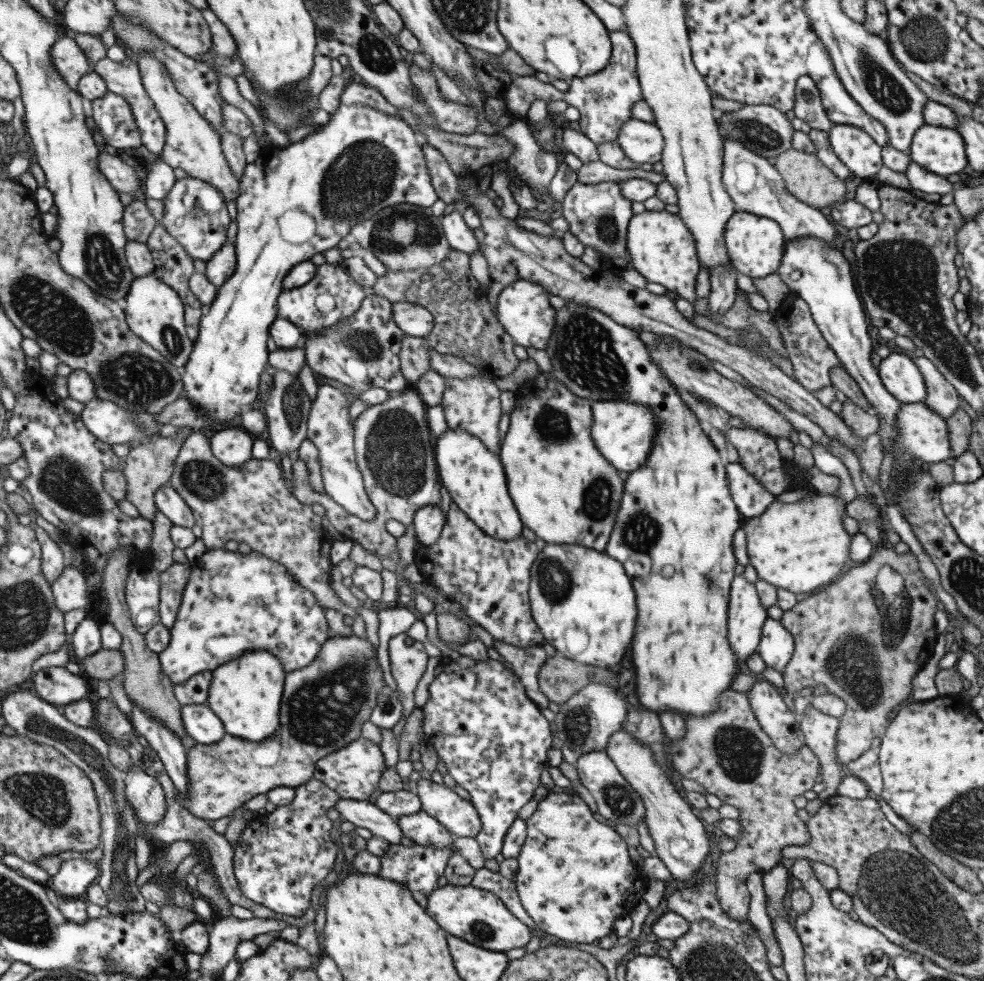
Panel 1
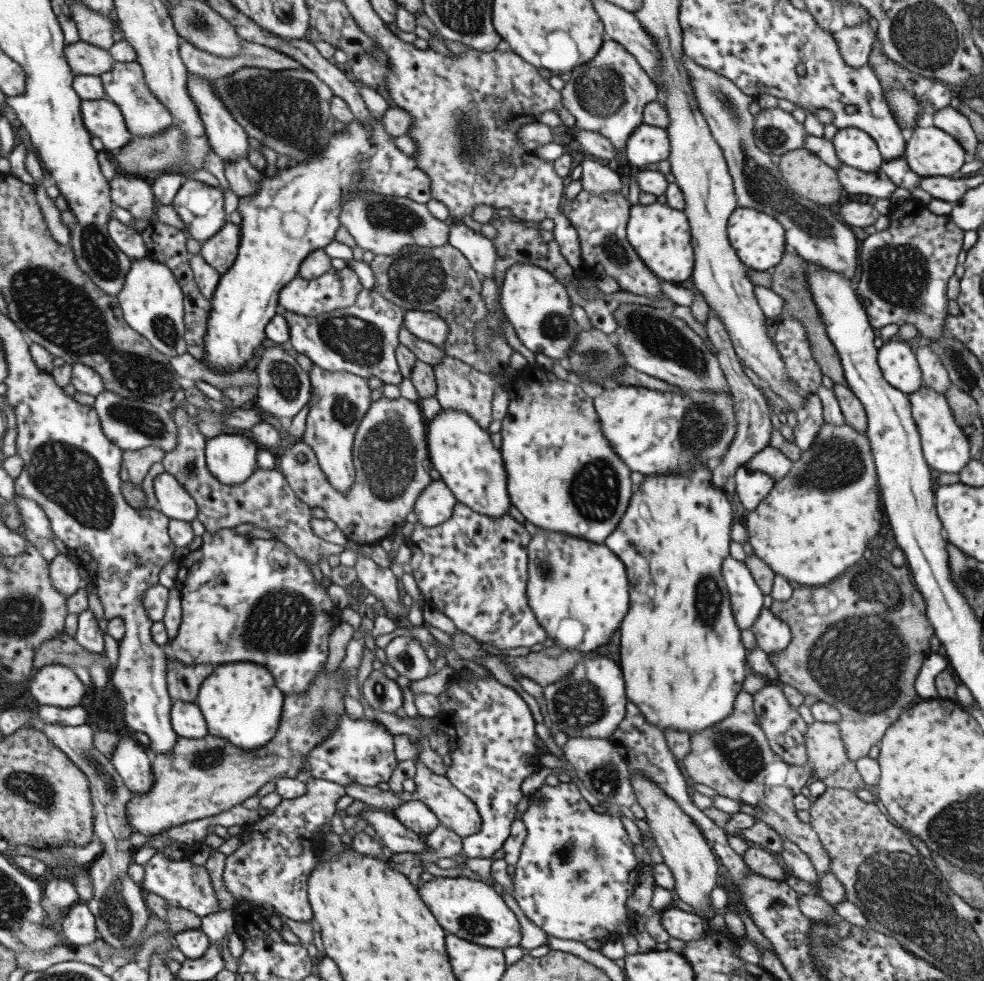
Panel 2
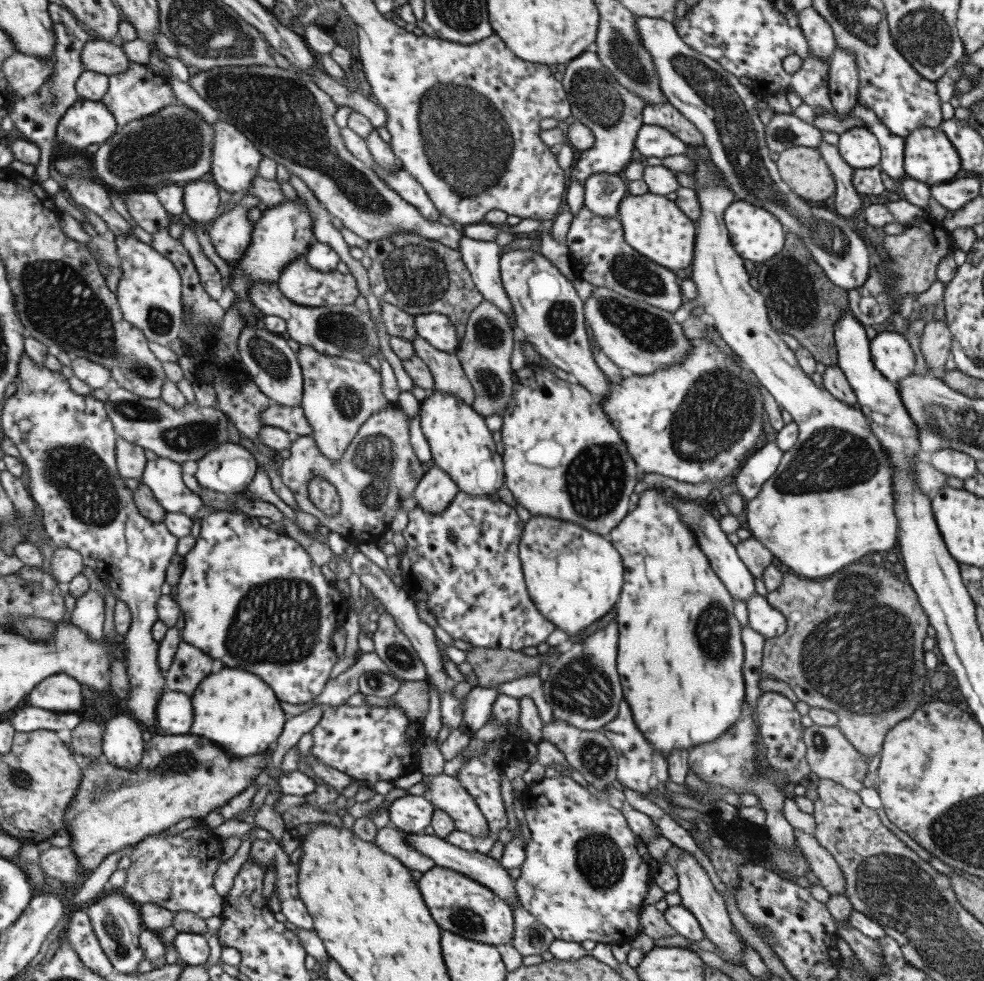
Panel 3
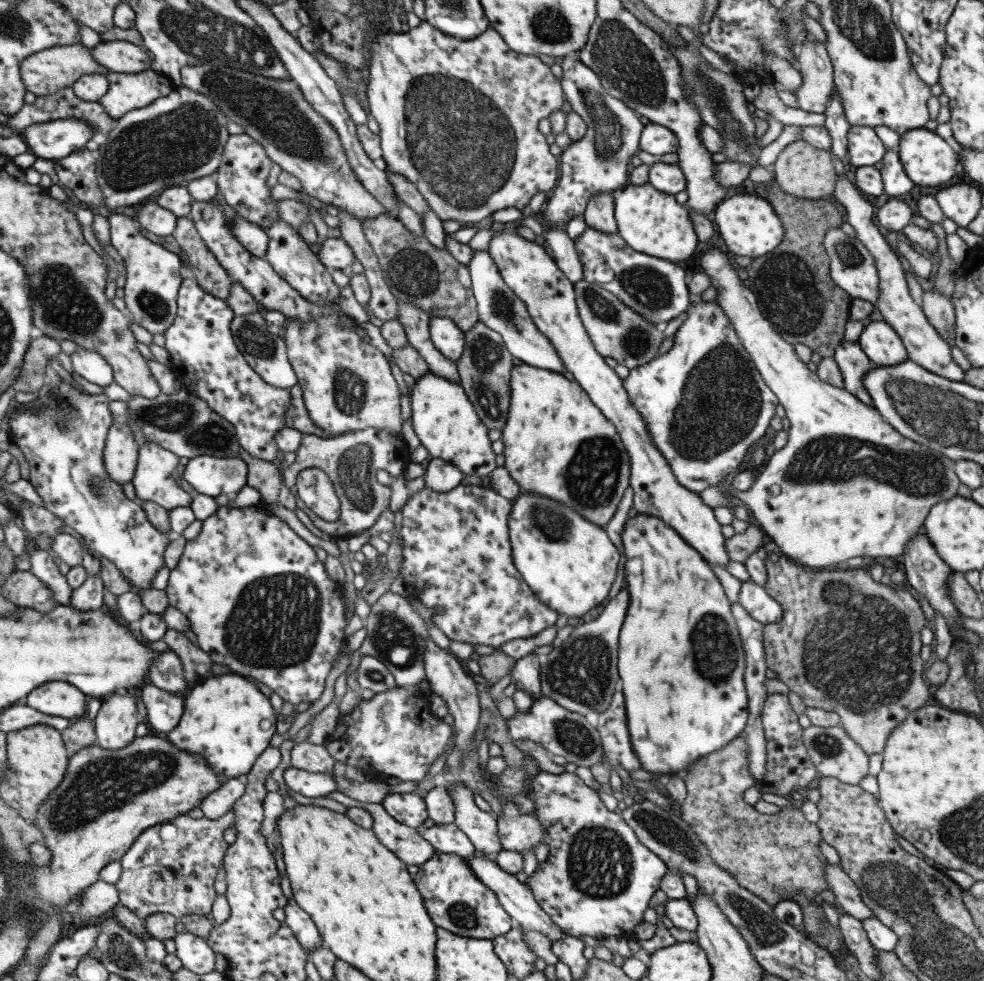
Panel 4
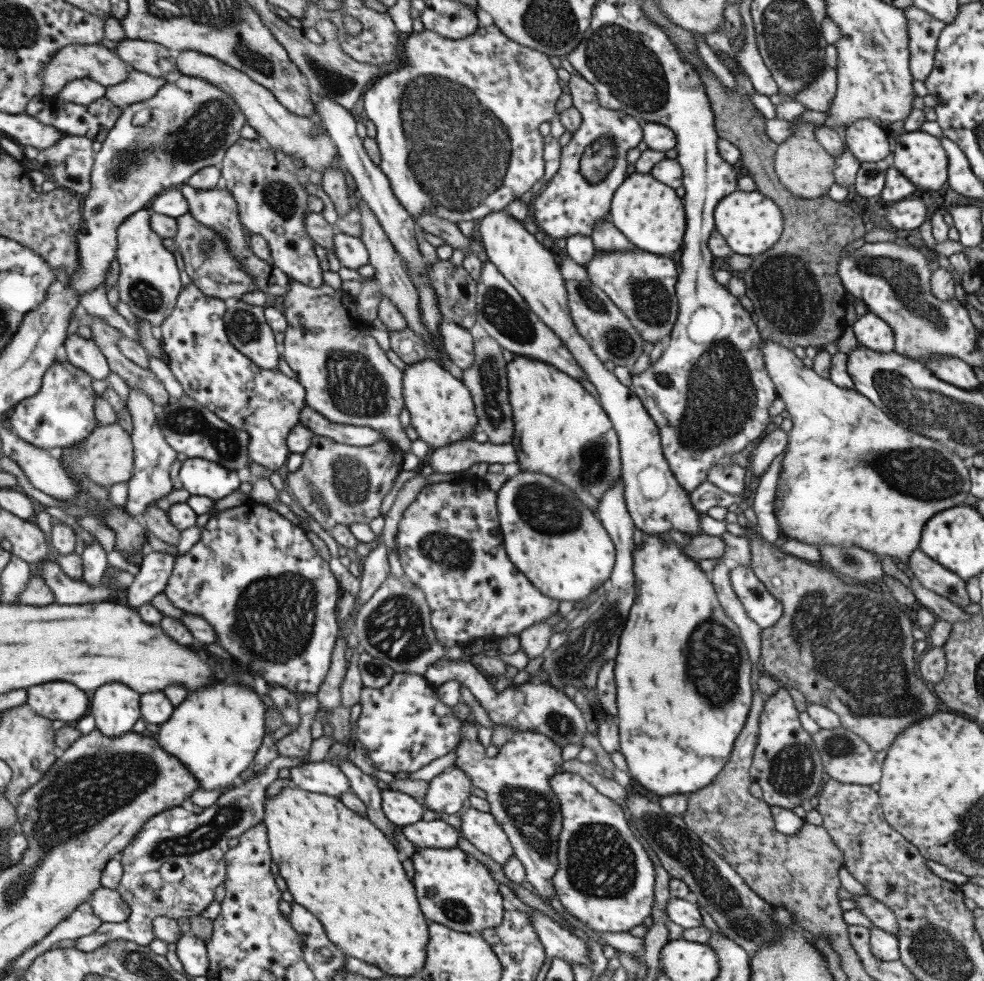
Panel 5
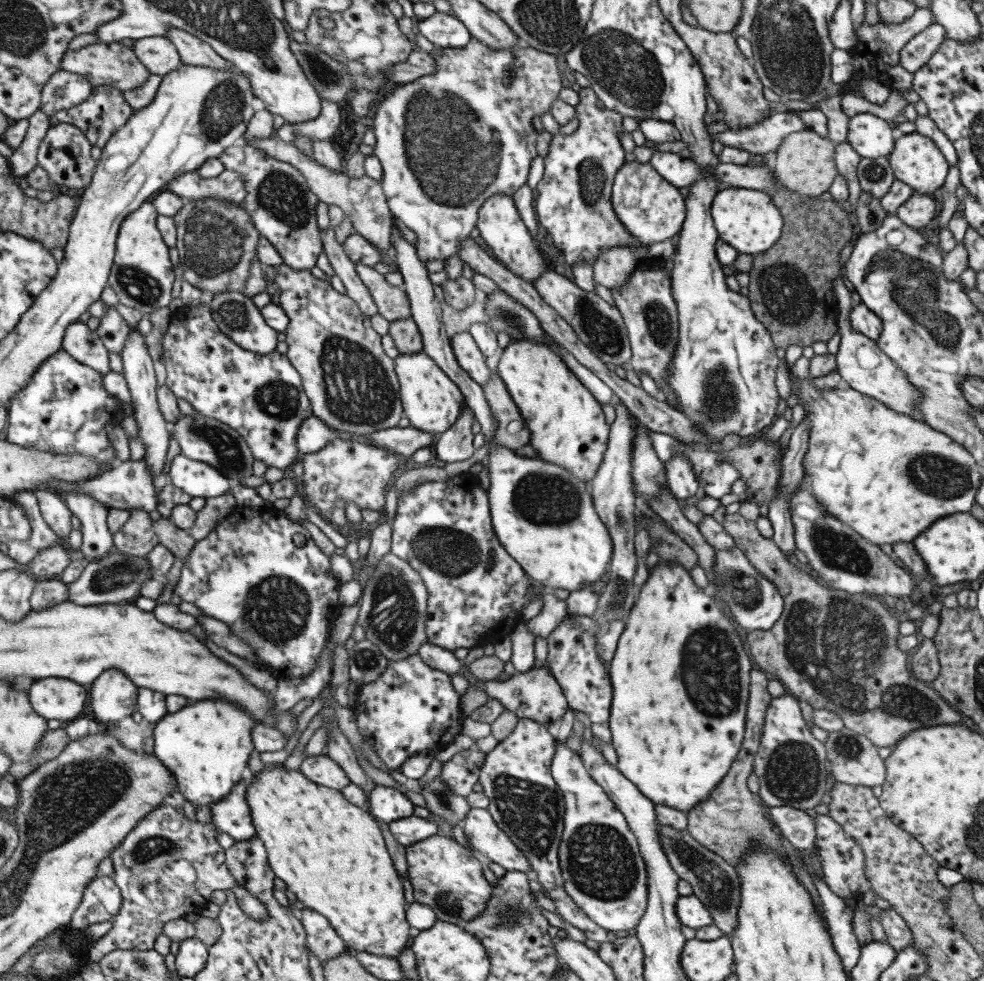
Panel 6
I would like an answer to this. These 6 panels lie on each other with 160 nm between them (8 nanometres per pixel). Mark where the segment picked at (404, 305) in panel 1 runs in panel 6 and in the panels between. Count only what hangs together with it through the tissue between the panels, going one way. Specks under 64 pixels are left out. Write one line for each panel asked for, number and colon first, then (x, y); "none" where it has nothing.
2: (426, 326)
3: (436, 330)
4: (449, 340)
5: (457, 343)
6: (469, 357)

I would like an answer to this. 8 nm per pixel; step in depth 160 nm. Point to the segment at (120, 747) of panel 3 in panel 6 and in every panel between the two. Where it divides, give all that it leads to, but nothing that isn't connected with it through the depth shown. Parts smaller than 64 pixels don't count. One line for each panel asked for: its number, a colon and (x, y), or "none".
4: (114, 723)
5: (114, 707)
6: (112, 697)

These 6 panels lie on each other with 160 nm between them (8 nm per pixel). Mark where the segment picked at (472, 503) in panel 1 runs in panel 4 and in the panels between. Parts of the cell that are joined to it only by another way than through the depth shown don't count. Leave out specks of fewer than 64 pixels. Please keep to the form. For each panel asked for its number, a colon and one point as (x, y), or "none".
2: (468, 463)
3: (460, 445)
4: (442, 418)

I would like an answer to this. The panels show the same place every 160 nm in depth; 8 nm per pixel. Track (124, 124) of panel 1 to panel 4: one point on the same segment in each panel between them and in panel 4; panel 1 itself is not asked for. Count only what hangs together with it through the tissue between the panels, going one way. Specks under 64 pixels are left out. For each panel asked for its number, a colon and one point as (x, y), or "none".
2: (103, 120)
3: (85, 122)
4: (54, 139)

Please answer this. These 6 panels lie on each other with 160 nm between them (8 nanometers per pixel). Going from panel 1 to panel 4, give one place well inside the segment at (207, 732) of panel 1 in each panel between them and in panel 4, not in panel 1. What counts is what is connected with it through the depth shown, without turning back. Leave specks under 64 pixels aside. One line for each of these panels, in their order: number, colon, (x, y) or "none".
2: (186, 719)
3: (173, 714)
4: (163, 709)

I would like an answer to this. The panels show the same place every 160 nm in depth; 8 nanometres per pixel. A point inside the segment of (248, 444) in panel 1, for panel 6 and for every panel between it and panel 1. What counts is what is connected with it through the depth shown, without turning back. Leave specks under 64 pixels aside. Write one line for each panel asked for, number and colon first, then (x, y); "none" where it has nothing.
2: (230, 458)
3: (228, 468)
4: (209, 475)
5: (199, 477)
6: (194, 478)

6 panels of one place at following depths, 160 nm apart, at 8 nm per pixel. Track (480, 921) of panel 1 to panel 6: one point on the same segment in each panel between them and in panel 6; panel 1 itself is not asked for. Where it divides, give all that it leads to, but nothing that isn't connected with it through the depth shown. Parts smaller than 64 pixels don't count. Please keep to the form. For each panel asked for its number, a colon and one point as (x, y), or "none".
2: (472, 910)
3: (457, 904)
4: (454, 899)
5: (453, 889)
6: (444, 876)

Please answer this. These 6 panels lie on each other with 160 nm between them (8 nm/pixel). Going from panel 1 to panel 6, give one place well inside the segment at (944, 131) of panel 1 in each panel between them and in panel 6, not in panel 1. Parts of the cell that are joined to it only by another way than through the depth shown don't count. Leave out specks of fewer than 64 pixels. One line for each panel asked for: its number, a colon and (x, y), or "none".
2: (929, 151)
3: (928, 157)
4: (927, 160)
5: (919, 157)
6: (914, 160)

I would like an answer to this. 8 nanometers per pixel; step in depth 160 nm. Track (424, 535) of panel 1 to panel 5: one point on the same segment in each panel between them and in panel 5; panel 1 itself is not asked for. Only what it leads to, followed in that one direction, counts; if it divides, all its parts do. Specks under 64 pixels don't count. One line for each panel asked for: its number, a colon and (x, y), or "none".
2: (434, 504)
3: (435, 490)
4: (439, 475)
5: (458, 456)

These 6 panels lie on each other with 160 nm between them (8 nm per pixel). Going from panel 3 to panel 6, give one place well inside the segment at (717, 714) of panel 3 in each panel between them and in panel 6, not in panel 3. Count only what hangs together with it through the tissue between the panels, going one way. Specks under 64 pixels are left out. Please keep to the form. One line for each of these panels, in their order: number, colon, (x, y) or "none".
4: (679, 656)
5: (682, 675)
6: (675, 738)

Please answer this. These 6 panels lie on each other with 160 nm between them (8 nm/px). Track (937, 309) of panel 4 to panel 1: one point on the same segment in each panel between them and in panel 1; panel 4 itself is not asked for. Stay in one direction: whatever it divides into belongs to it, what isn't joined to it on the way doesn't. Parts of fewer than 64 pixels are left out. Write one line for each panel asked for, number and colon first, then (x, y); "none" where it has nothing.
1: (941, 398)
2: (933, 376)
3: (935, 342)

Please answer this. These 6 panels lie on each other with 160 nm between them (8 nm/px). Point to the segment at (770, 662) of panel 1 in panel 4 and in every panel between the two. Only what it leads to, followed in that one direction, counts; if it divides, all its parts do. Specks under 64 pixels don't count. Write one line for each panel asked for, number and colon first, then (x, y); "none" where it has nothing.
2: (771, 635)
3: (762, 617)
4: (752, 597)

